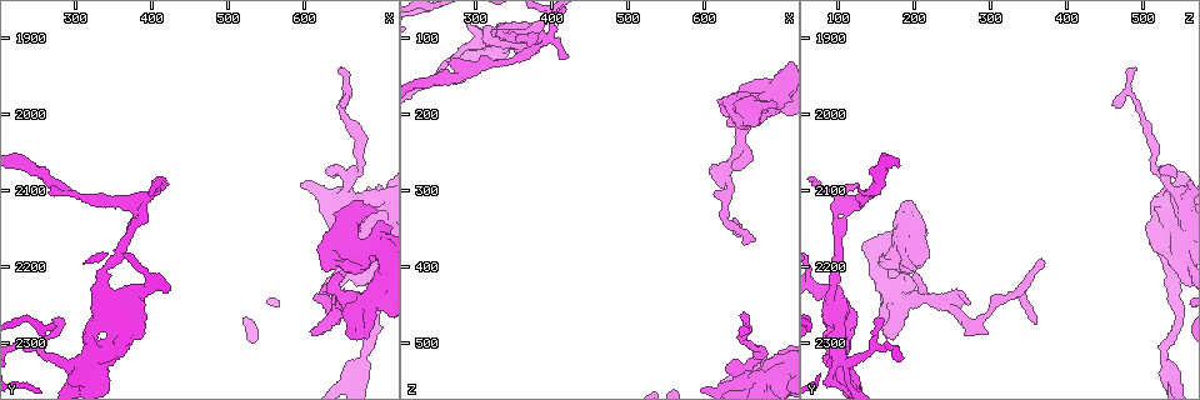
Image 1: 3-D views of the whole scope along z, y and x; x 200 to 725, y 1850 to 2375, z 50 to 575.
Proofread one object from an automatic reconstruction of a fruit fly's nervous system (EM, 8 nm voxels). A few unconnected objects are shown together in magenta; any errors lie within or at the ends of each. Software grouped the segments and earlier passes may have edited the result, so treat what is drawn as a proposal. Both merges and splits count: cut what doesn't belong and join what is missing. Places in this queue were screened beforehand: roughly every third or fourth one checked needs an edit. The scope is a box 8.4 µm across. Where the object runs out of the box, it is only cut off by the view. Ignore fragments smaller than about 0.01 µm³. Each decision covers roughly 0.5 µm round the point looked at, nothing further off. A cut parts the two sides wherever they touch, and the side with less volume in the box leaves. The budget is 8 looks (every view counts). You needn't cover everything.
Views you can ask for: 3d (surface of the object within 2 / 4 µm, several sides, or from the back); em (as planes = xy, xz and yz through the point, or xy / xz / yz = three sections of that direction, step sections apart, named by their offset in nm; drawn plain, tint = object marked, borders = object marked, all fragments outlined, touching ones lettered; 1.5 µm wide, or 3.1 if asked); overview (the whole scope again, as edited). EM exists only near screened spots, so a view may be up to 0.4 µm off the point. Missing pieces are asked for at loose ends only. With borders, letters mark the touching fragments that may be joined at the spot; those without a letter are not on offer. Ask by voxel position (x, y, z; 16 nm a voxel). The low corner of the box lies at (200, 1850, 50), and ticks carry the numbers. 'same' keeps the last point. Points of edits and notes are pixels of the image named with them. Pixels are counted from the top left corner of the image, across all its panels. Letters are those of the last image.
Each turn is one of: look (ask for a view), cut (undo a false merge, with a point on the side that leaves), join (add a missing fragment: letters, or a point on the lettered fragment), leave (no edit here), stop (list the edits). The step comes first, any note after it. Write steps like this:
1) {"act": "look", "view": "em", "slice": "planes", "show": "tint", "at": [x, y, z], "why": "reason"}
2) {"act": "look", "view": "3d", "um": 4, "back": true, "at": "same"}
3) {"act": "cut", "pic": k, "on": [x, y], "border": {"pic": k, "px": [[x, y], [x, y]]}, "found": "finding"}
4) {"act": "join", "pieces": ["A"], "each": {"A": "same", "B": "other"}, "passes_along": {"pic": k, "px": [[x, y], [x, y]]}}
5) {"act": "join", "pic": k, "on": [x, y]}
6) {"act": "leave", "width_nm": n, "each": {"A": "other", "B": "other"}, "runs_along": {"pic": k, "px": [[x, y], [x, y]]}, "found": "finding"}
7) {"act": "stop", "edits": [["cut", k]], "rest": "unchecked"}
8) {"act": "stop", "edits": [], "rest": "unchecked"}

{"act": "look", "view": "3d", "um": 4, "at": [610, 2285, 270], "why": "branch stops here"}

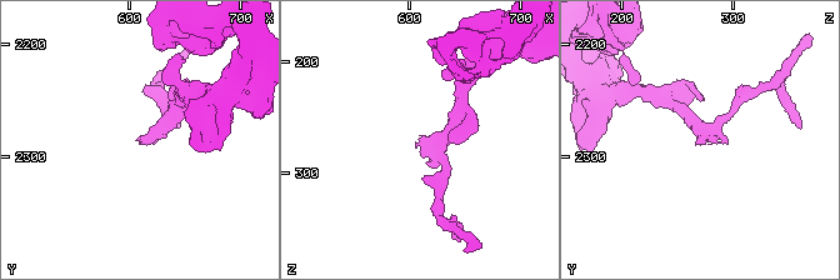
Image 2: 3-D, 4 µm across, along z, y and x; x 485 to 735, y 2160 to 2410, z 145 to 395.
{"act": "look", "view": "em", "slice": "planes", "show": "tint", "at": [608, 2288, 268], "why": "shape alone is not enough"}

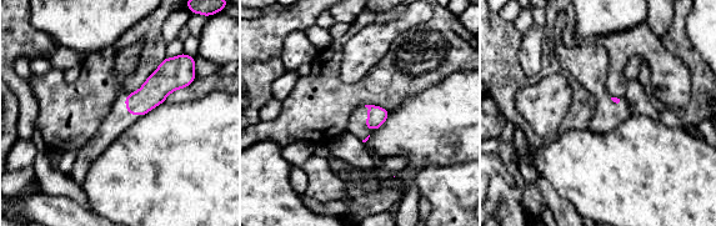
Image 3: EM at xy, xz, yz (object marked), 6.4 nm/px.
{"act": "look", "view": "em", "slice": "planes", "show": "borders", "at": "same"}

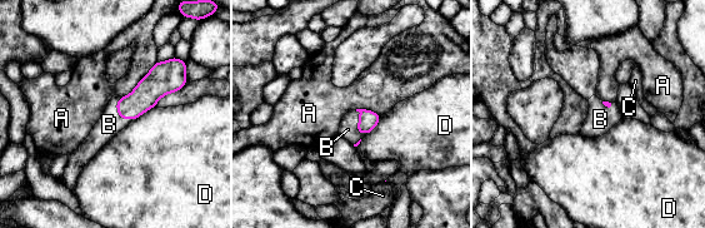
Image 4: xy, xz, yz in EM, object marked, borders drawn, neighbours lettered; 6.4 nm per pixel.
{"act": "join", "pieces": ["B"], "each": {"A": "other", "B": "same", "C": "other", "D": "other"}, "passes_along": {"pic": 4, "px": [[149, 90], [119, 113], [109, 124]]}, "found": "the cell continues"}

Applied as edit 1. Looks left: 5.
{"act": "look", "view": "em", "slice": "planes", "show": "borders", "at": [660, 2190, 365], "why": "an open end"}

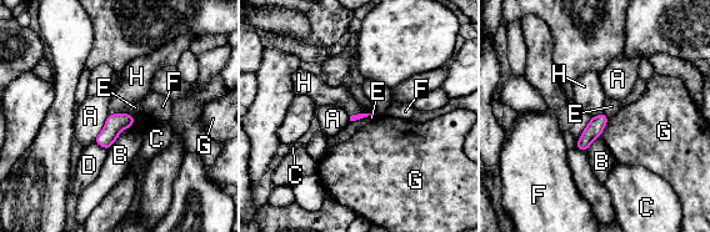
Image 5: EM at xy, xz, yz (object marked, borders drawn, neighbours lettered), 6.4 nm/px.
{"act": "leave", "longest_contact_nm": ["A", 200], "each": {"A": "other", "B": "other", "C": "other", "D": "other", "E": "other", "F": "other", "G": "other", "H": "other"}, "border": {"pic": 5, "px": [[370, 112], [358, 112], [350, 116]]}, "found": "no lettered fragment goes on from it"}

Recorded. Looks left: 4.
{"act": "look", "view": "3d", "um": 4, "at": [650, 1940, 490]}

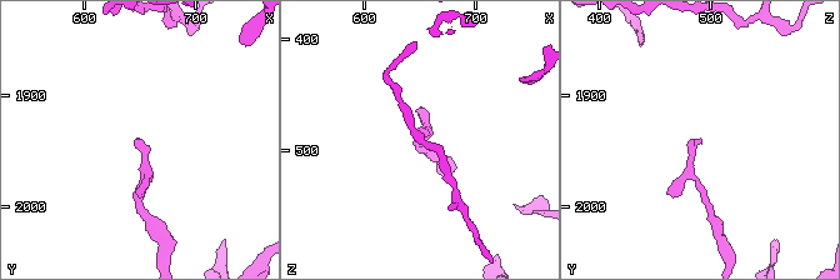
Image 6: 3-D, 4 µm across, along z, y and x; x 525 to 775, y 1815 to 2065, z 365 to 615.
{"act": "look", "view": "em", "slice": "xy", "step": 8, "show": "borders", "at": [650, 1940, 490]}

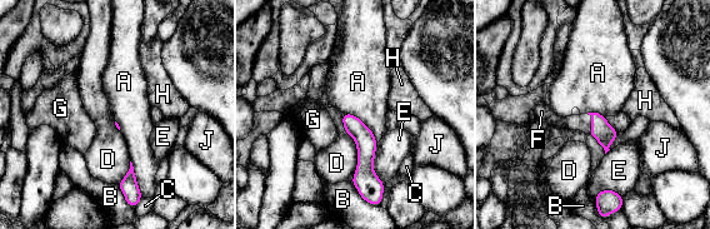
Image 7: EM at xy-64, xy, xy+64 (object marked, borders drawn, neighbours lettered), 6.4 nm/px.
{"act": "look", "view": "em", "slice": "xz", "step": 4, "show": "borders", "at": "same"}

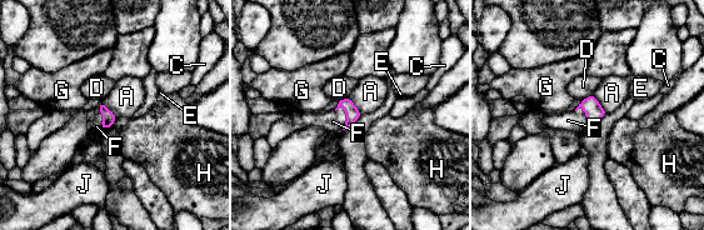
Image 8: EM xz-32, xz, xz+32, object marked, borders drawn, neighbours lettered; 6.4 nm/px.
{"act": "join", "pieces": ["F"], "width_nm": 80, "each": {"A": "other", "C": "other", "D": "other", "E": "other", "F": "same", "G": "other", "H": "other", "J": "other"}, "passes_along": {"pic": 8, "px": [[353, 114], [346, 118], [333, 121]]}, "found": "it goes on there"}

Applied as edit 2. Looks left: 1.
{"act": "stop", "edits": [["join", 4], ["join", 8]], "rest": "unchecked"}

